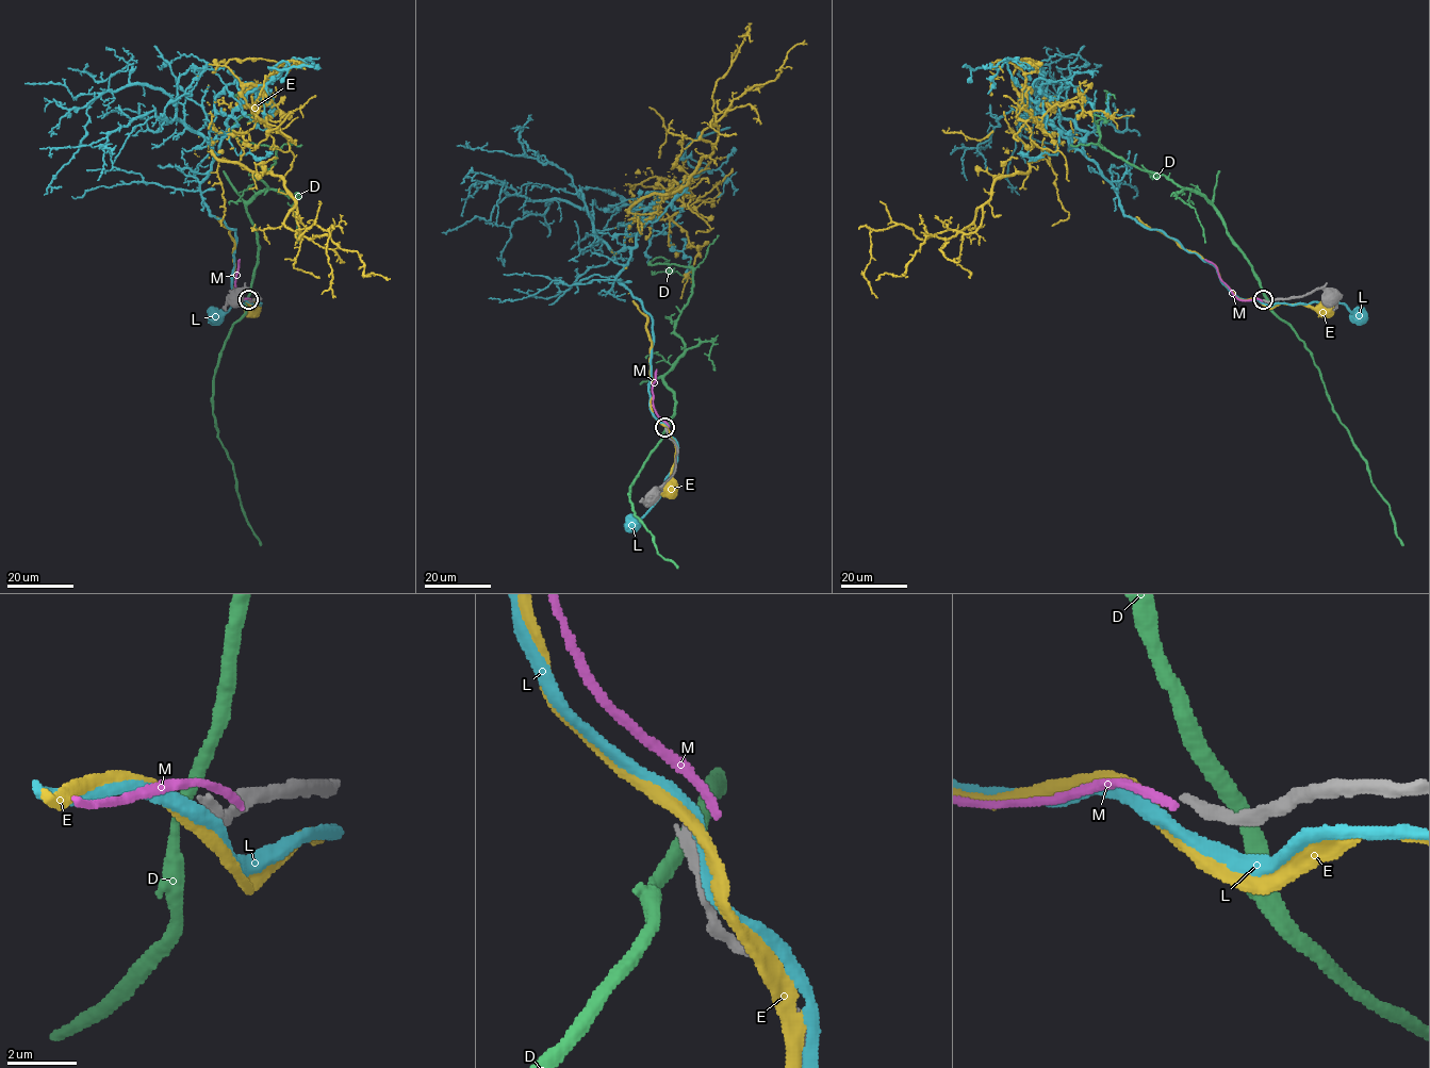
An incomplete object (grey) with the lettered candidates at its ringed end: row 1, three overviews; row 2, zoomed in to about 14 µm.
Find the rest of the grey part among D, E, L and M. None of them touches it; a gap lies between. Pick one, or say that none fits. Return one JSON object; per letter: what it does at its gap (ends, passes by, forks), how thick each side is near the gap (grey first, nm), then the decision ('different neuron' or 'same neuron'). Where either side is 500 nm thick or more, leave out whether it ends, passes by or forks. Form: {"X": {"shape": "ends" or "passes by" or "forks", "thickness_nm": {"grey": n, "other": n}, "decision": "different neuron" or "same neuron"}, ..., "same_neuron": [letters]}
{"D": {"shape": "passes by", "thickness_nm": {"grey": 320, "other": 400}, "decision": "different neuron"}, "E": {"shape": "passes by", "thickness_nm": {"grey": 320, "other": 400}, "decision": "different neuron"}, "L": {"shape": "passes by", "thickness_nm": {"grey": 320, "other": 360}, "decision": "different neuron"}, "M": {"shape": "ends", "thickness_nm": {"grey": 320, "other": 300}, "decision": "different neuron"}, "same_neuron": []}

